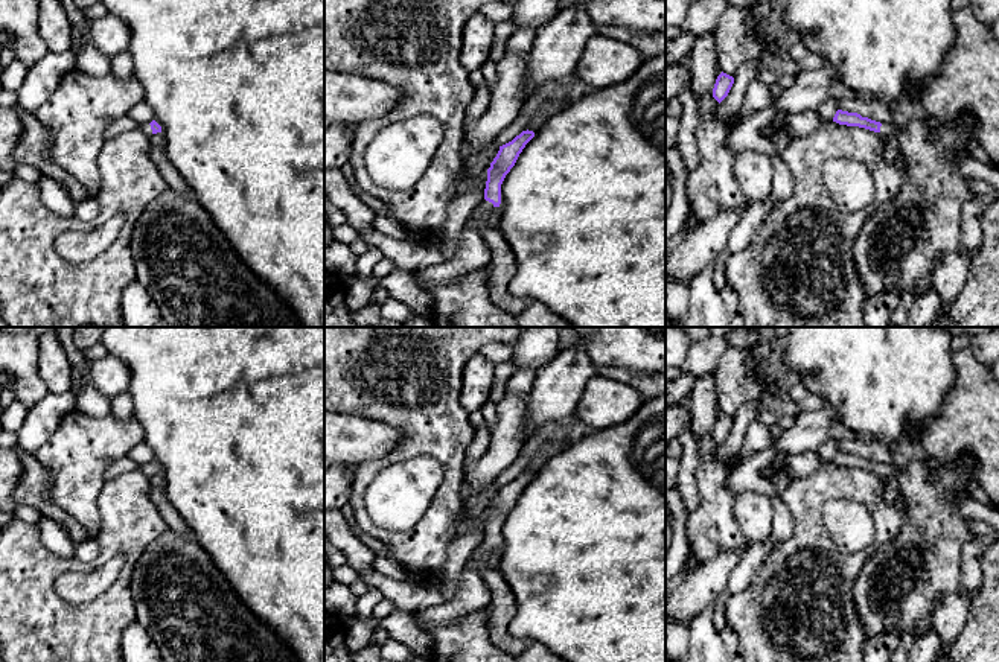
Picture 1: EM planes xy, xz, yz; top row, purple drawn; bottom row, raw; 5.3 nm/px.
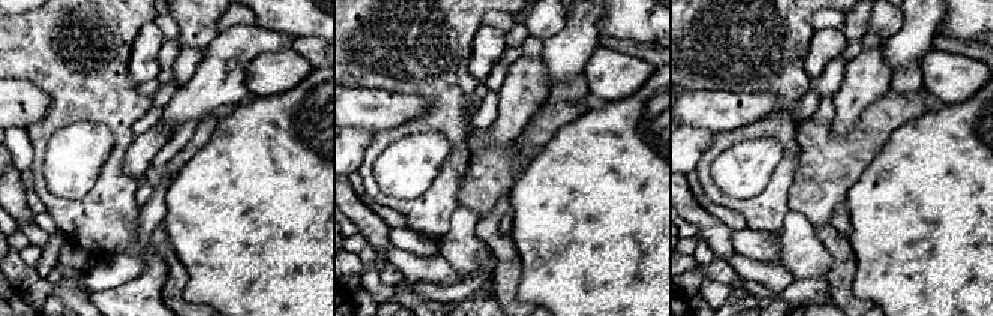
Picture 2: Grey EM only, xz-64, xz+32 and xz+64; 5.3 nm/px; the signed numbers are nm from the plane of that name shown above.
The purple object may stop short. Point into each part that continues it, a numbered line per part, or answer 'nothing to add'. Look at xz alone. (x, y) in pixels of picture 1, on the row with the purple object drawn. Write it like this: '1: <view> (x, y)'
1: xz (501, 267)

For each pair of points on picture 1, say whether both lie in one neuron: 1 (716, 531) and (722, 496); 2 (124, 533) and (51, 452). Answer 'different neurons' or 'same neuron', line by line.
1: same neuron
2: different neurons

